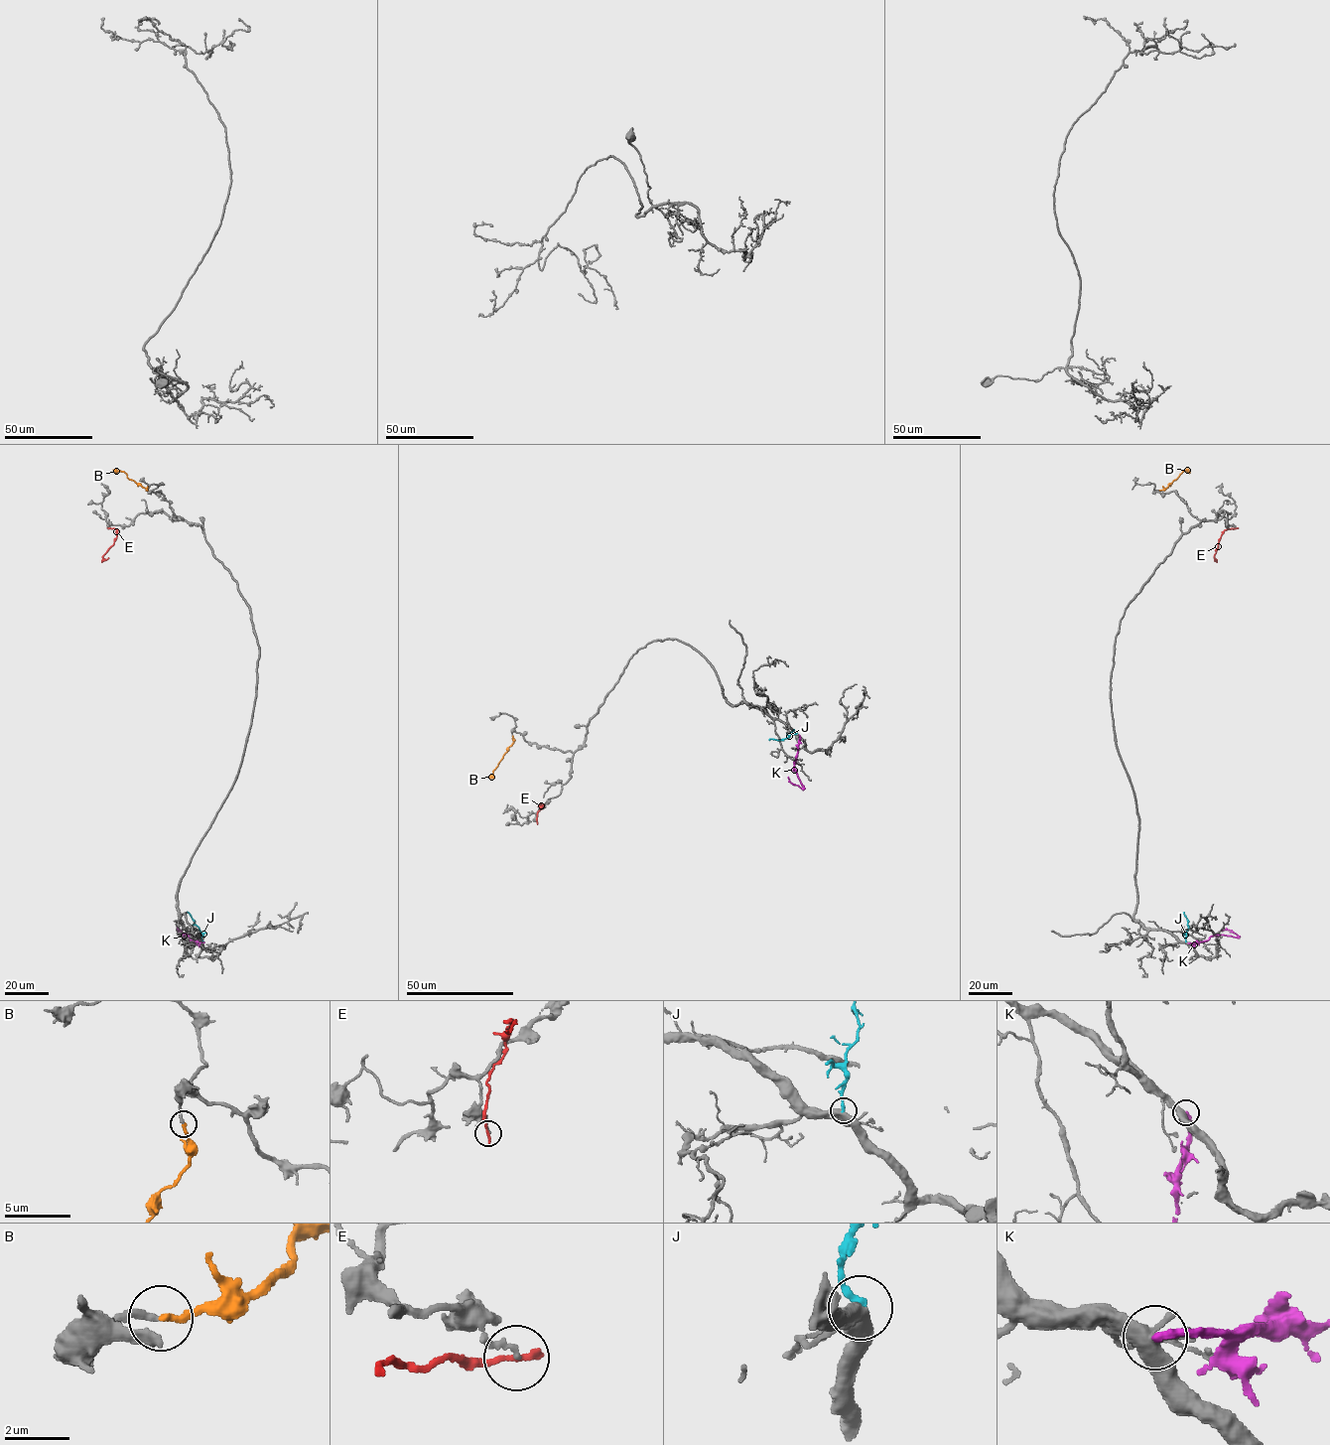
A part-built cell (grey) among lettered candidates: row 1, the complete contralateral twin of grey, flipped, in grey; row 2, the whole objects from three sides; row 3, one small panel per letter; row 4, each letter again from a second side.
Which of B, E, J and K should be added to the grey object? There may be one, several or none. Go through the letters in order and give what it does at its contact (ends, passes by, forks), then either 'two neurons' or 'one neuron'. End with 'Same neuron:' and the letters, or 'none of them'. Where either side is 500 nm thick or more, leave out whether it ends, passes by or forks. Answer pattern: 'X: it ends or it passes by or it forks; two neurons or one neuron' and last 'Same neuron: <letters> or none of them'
B: it ends; one neuron
E: it ends; two neurons
J: it ends; two neurons
K: it ends; two neurons
Same neuron: B

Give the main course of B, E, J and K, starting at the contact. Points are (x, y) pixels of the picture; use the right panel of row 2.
B: (1159, 490), (1167, 488), (1184, 471), (1188, 472)
E: (1236, 528), (1224, 530), (1215, 558)
J: (1186, 941), (1188, 922), (1184, 912)
K: (1188, 943), (1207, 940), (1218, 935), (1238, 937), (1231, 930), (1221, 931)

